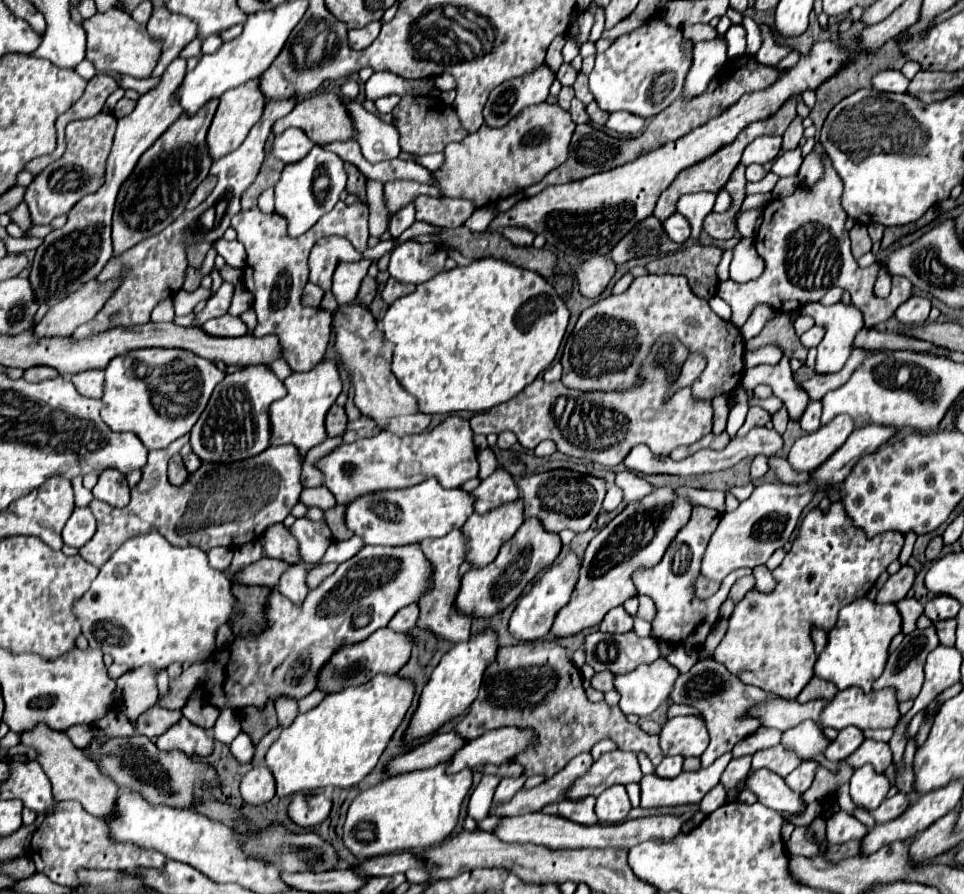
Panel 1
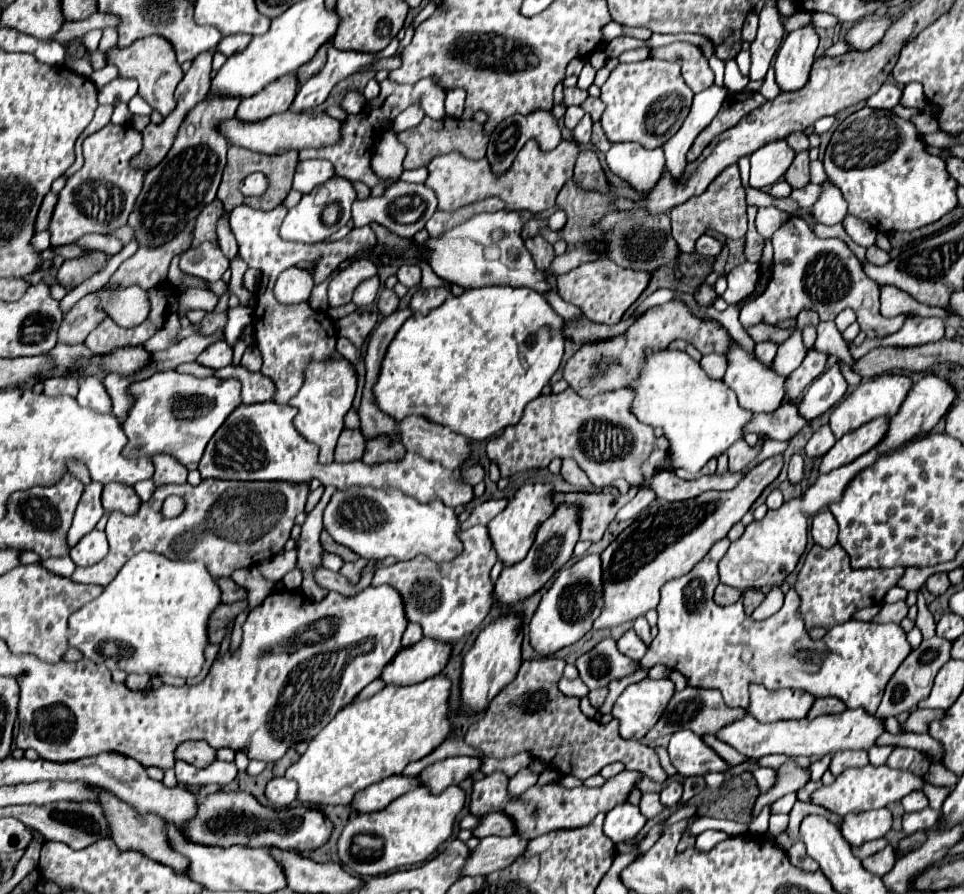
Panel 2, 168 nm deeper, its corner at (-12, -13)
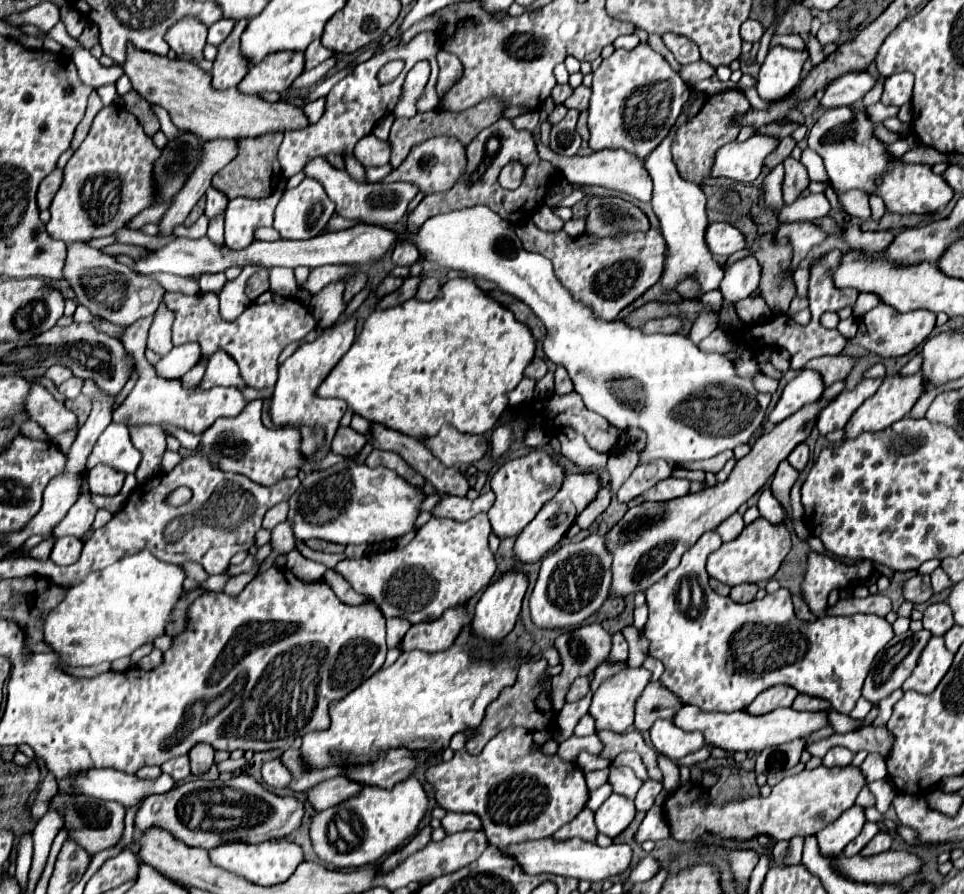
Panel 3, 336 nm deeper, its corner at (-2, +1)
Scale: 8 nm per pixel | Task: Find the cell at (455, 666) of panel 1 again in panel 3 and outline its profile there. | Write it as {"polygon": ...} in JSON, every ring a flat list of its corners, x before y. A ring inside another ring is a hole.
{"polygon":[[523,570,505,572,497,582,489,584,487,590,483,592,481,600,475,606,475,616,473,616,473,622,471,622,473,632,477,636,481,636,481,638,495,640,495,642,505,638,513,630,515,620,517,620,517,616,521,612,521,602,523,602,527,586,529,586,529,578,527,578,527,572,523,572]]}

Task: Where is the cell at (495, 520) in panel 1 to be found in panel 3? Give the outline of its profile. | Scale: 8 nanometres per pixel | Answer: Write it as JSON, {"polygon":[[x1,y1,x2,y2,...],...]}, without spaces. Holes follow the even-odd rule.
{"polygon":[[533,450,523,458,503,464,489,480,491,490,495,492,495,504,487,512,493,532,499,538,517,536,527,526,527,522,535,518,541,506,559,492,563,478,565,478,563,466,543,450]]}

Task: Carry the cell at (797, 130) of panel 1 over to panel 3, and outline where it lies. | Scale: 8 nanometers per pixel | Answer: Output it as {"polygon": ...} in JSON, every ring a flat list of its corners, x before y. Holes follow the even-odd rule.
{"polygon":[[787,158,787,168,785,168,785,180,783,180,783,202,785,204,793,204,803,190,807,190,809,186,809,176,807,176,807,170,805,166,799,162,799,160,793,160,793,158]]}

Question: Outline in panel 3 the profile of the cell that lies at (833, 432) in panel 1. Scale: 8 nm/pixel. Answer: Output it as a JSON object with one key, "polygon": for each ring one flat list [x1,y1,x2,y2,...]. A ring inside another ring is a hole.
{"polygon":[[913,374,913,376,887,376,883,380,883,384,879,386,879,390,861,404,861,408,857,408,857,412,851,416,849,424,845,426,845,436,853,438,859,436,861,432,877,432,883,428,889,428,893,422,901,420,903,416,909,414,909,410,915,406,915,402,927,392,927,382,921,380,921,374]]}

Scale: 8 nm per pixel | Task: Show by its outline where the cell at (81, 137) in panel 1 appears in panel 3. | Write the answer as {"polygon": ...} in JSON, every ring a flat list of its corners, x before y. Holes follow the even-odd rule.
{"polygon":[[123,106,103,108,93,126,65,166,65,180,51,202,51,220,47,232,55,240,89,242,111,236,157,200,153,182,153,164,161,150,145,136,139,120]]}

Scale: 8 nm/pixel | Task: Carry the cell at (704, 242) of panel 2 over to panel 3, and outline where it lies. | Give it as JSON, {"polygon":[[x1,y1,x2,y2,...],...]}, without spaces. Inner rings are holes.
{"polygon":[[723,222,709,224,709,228,705,232,705,240,713,254,725,256,725,258,729,258,731,254,745,248,745,236,735,226,723,224]]}

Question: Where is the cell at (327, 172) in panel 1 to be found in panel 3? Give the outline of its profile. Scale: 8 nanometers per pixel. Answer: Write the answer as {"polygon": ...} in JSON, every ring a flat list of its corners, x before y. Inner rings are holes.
{"polygon":[[305,178,297,188,285,190,283,198,275,208,273,228,279,232,281,240,309,240,321,234,333,212,335,212,335,204,329,200,323,186,313,178]]}

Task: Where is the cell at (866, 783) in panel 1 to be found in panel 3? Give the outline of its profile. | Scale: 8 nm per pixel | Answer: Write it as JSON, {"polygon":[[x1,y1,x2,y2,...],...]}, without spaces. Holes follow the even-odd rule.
{"polygon":[[853,806,849,808,849,812,845,812,845,816,839,816,833,824,829,824,829,828,823,828,821,832,817,832,817,844,819,844,819,852,821,856,829,856,835,858,843,852,843,848,855,840,855,836,861,832,865,824,865,816,863,816,863,808,861,806]]}

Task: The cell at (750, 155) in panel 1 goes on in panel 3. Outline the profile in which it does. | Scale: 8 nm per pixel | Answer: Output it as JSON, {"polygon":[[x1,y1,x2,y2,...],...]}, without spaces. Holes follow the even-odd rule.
{"polygon":[[755,134,747,142,729,142,715,154,711,178,731,178,735,182,751,184,761,174,763,160,775,150,775,146,775,138,761,134]]}

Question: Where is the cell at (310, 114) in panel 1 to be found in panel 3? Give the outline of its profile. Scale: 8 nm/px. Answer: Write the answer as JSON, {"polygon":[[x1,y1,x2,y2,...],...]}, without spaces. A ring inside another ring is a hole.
{"polygon":[[129,48,123,70,129,76,133,88,147,102,165,108,179,130,191,132,203,142,215,138,249,138,261,136,265,132,285,132,307,126,307,116,301,108,285,102,271,104,261,100,259,96,243,94,237,88,215,90,207,72,183,60,169,60,167,56,151,56,149,52,137,52]]}

